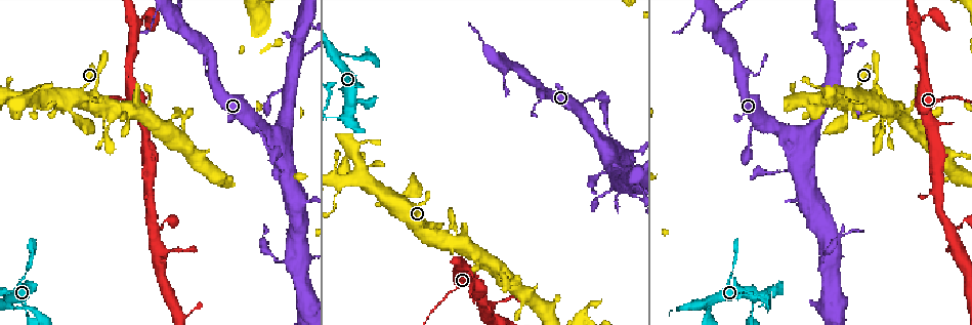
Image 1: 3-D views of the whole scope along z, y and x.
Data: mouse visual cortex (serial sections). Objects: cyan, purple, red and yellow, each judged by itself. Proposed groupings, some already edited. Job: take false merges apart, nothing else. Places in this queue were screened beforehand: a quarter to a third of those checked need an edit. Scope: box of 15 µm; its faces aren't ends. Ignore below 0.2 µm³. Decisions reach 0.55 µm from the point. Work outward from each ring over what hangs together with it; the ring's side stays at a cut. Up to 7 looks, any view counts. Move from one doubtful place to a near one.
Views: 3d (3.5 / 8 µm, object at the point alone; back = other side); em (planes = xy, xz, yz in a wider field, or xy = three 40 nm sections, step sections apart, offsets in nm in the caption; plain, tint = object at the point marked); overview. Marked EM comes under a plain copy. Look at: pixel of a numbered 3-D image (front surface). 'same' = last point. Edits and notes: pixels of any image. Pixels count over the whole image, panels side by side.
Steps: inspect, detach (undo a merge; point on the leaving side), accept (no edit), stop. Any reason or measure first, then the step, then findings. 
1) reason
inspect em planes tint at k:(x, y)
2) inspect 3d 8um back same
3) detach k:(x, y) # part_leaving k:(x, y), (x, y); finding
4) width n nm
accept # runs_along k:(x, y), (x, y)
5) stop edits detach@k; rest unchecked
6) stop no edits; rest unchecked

three arms meet
inspect 3d 3.5um at 1:(830, 22)

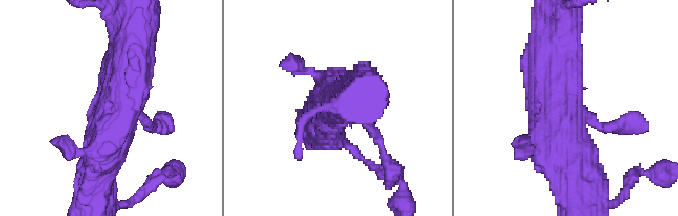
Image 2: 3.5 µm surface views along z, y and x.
need the tissue
inspect em xy step 1 tint at 2:(572, 106)

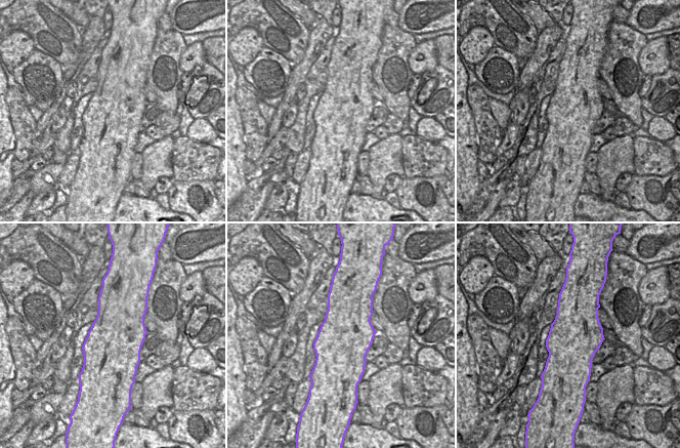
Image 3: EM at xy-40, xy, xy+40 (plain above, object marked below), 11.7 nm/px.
arms 3
accept # runs_along 2:(329, 110), (341, 102), (373, 131), (388, 162); continuous, no second cell

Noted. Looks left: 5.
sudden change in width
inspect 3d 3.5um at 1:(481, 299)

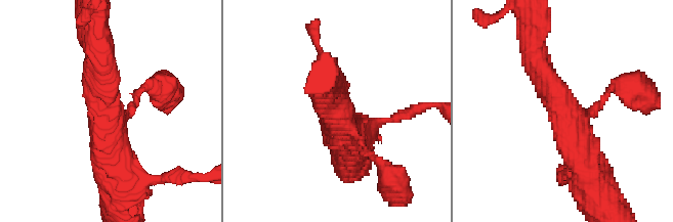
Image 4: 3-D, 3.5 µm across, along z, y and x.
arms 3
accept # runs_along 4:(534, 51), (583, 174); all the same cell

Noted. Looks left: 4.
narrows sharply
inspect 3d 3.5um at 1:(26, 300)

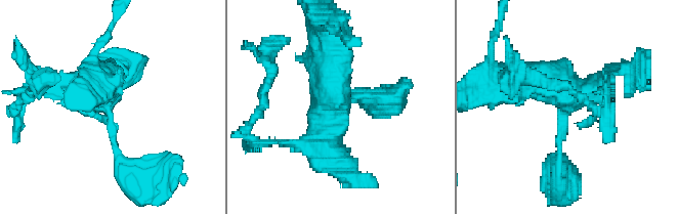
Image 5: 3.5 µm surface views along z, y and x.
need the tissue
inspect em xy step 2 tint at 5:(563, 105)

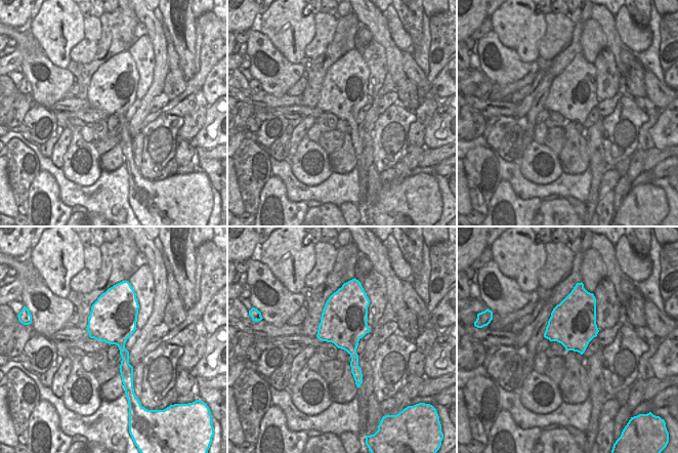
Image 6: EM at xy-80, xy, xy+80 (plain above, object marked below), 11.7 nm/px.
accept # runs_along 5:(504, 79), (593, 91), (622, 69); one cell here

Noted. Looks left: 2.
stop no edits; rest unchecked

